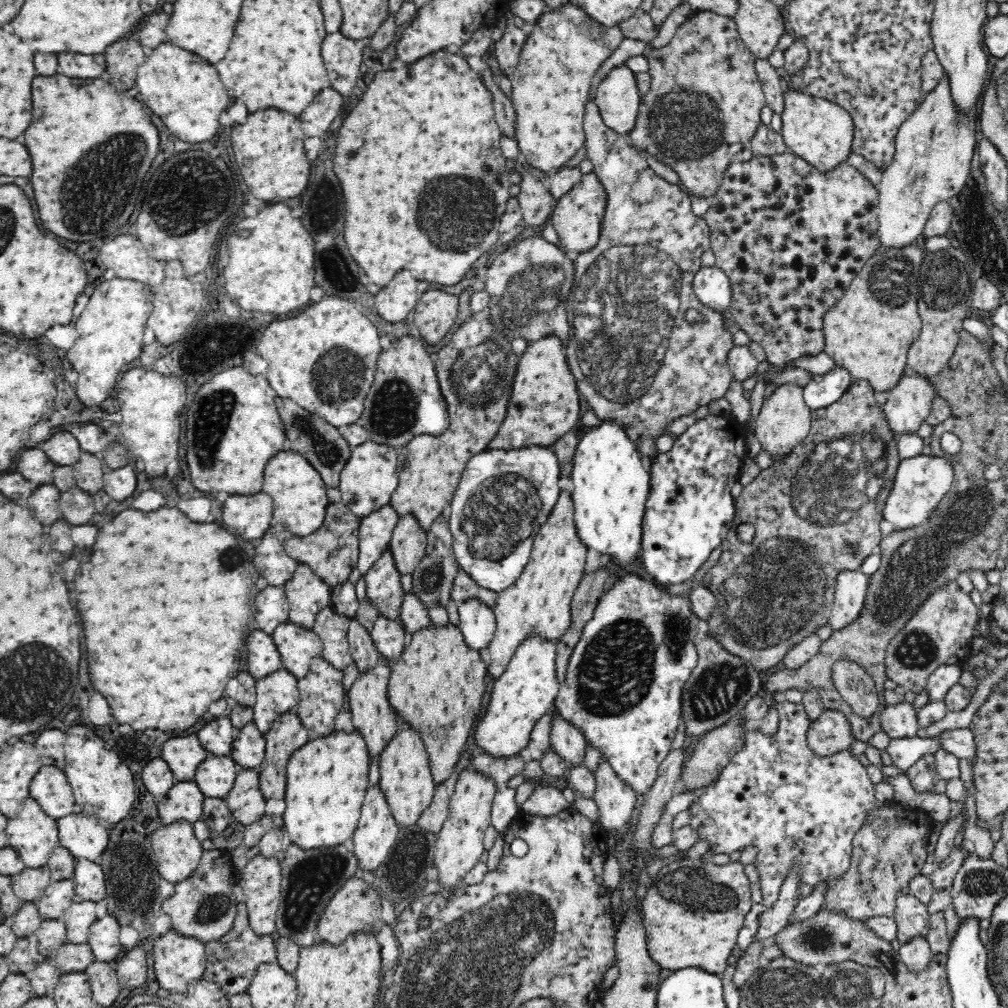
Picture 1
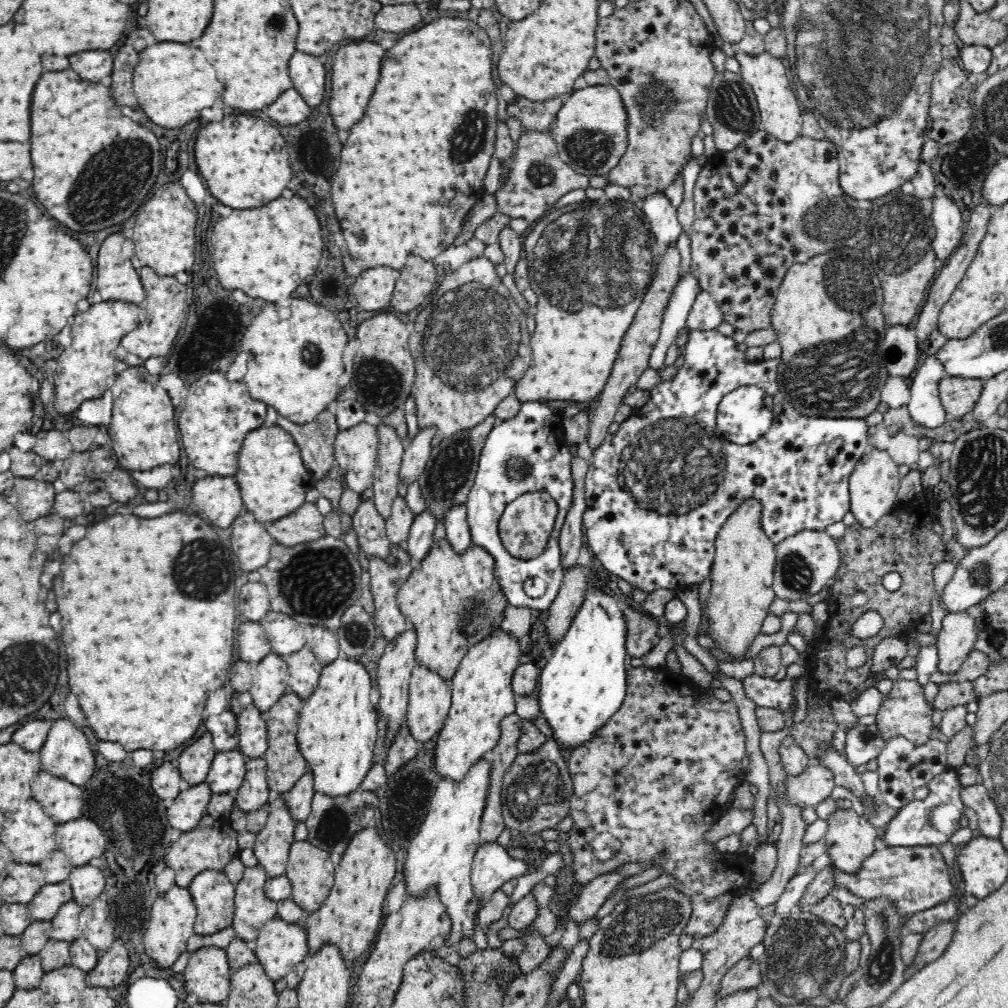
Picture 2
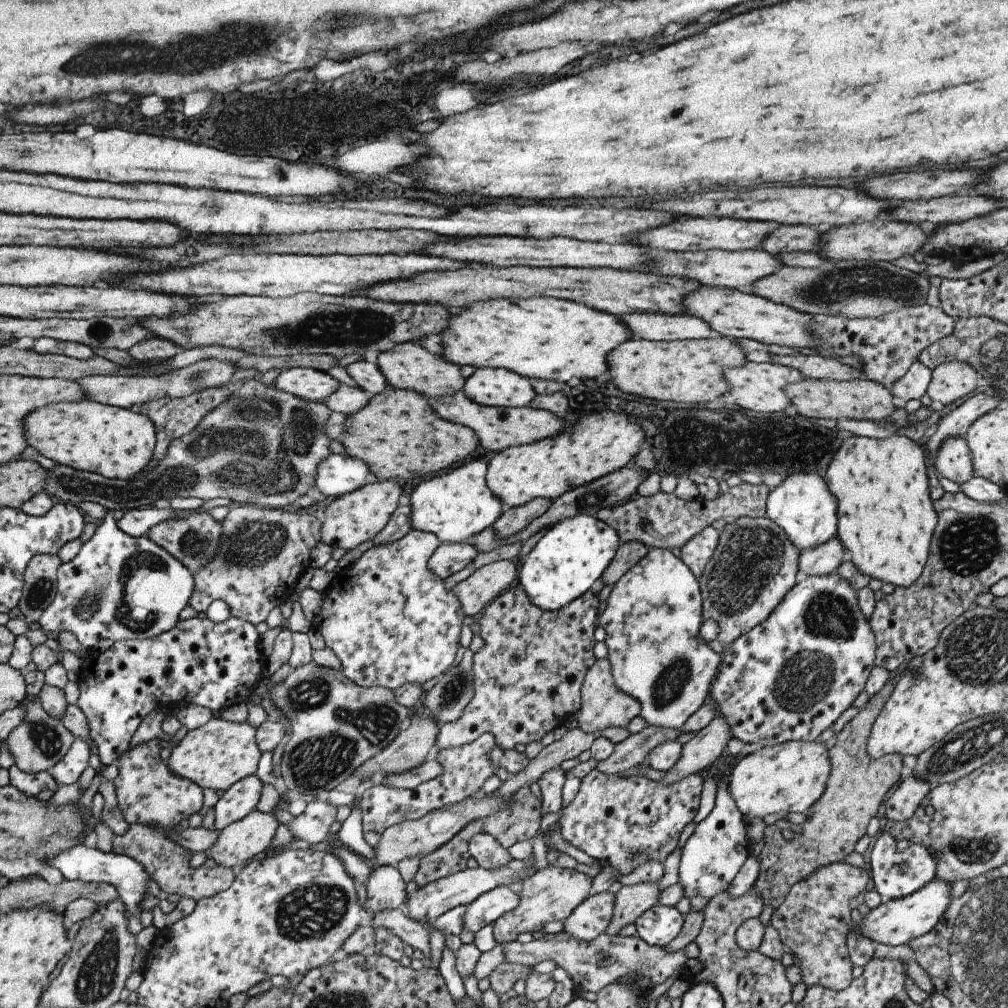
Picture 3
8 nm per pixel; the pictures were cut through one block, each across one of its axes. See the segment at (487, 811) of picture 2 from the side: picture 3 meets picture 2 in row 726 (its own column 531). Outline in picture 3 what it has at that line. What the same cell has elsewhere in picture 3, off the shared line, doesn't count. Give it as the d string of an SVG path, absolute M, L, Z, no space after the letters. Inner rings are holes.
M538 498L517 507L505 508L500 518L493 524L497 537L503 539L516 534L532 519L542 516L552 503L550 499Z

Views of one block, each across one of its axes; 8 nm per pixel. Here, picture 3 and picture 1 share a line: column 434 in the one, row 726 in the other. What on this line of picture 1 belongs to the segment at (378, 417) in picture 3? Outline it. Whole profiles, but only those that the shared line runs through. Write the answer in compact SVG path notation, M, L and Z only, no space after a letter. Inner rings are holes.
M452 622L442 628L431 623L428 628L412 634L400 657L390 664L389 704L400 722L412 724L420 732L436 785L460 768L466 740L482 708L487 666L480 653L467 646L462 632Z

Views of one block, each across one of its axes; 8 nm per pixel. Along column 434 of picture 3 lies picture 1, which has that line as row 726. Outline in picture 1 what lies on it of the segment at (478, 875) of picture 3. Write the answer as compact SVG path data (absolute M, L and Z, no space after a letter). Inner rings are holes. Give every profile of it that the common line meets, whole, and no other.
M901 701L894 706L887 706L880 715L881 730L891 739L914 738L919 729L914 704Z

